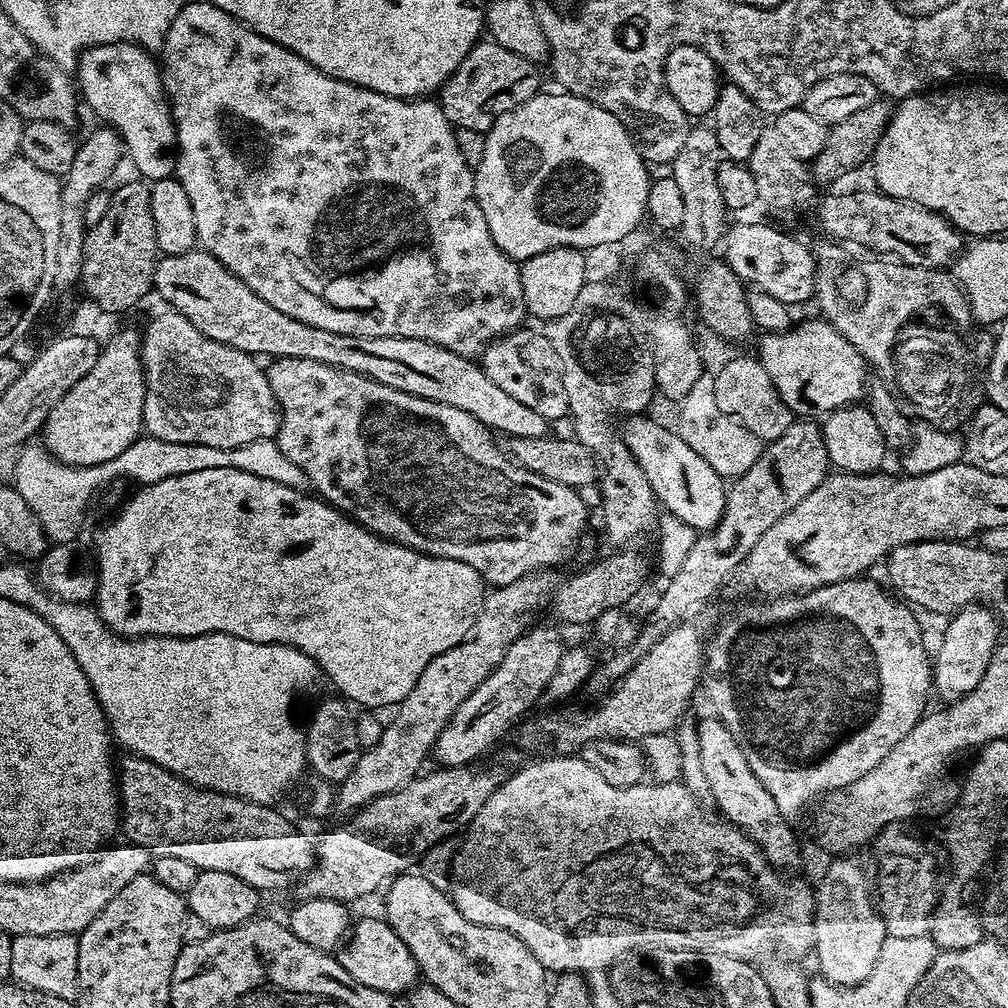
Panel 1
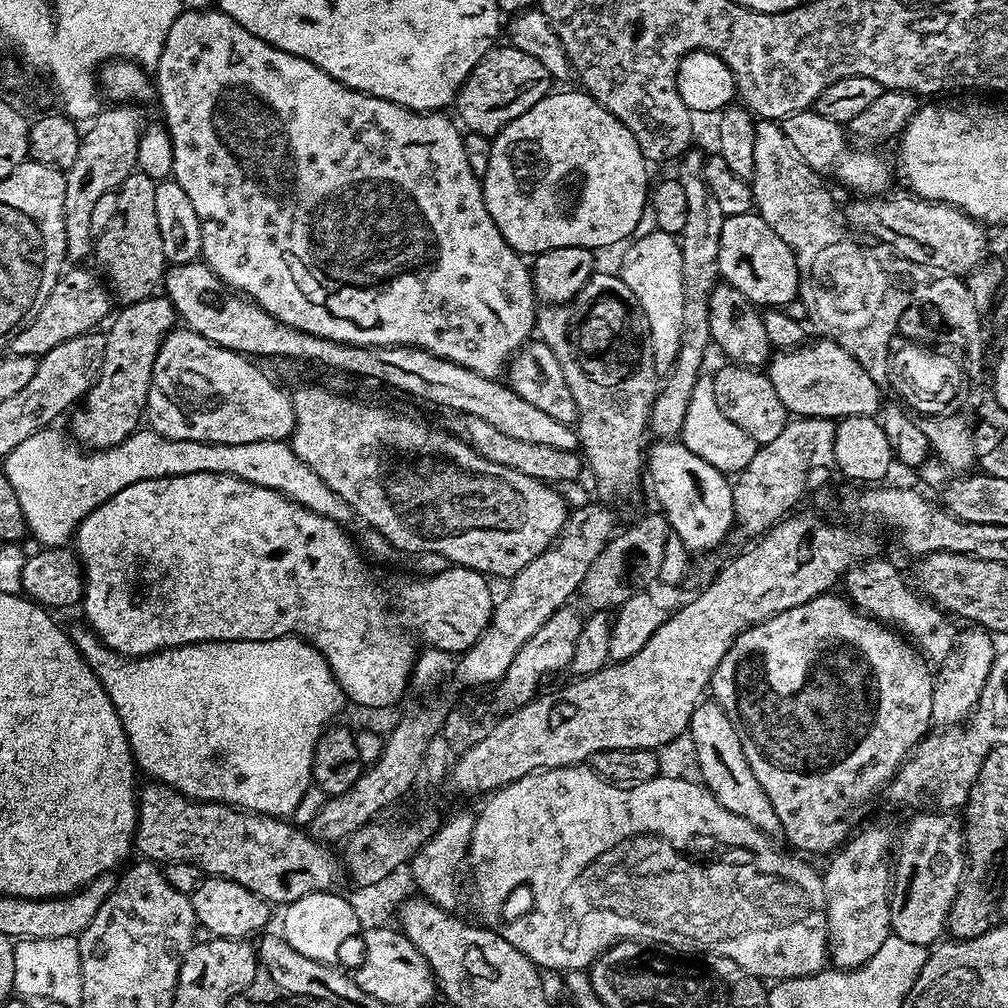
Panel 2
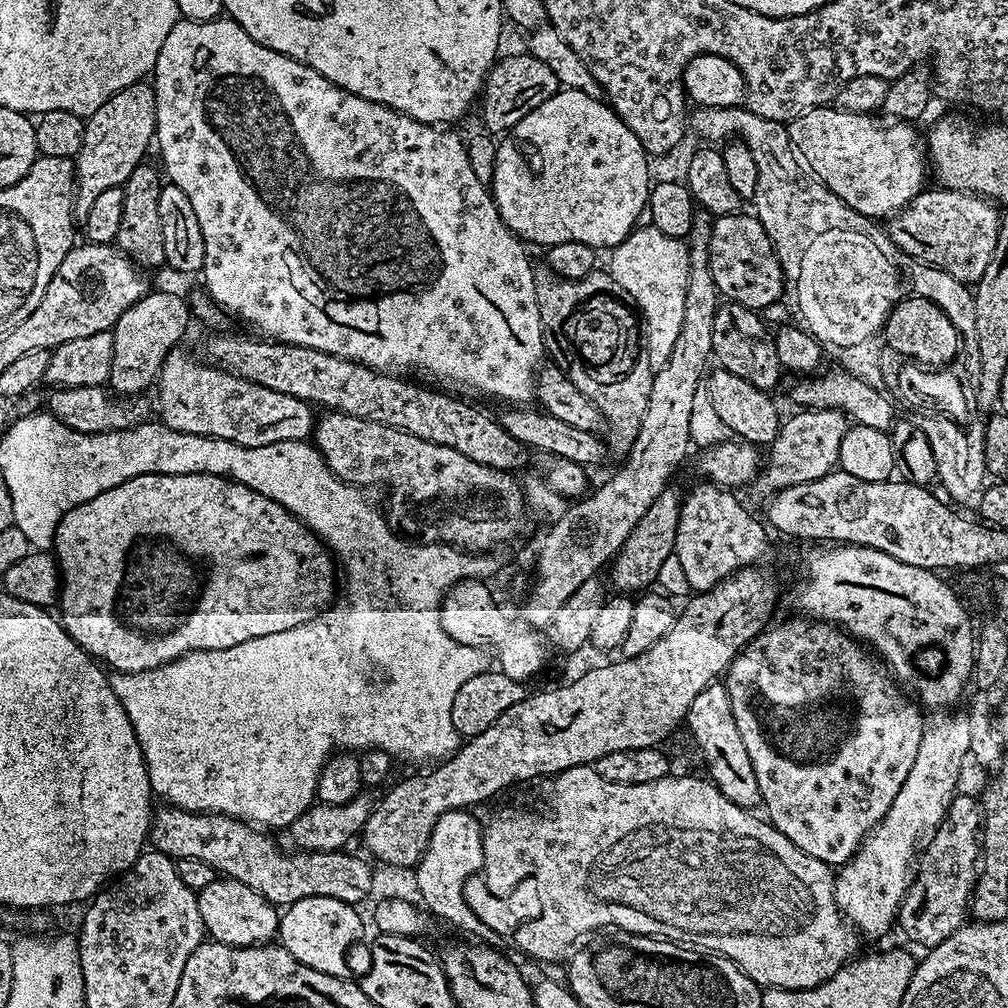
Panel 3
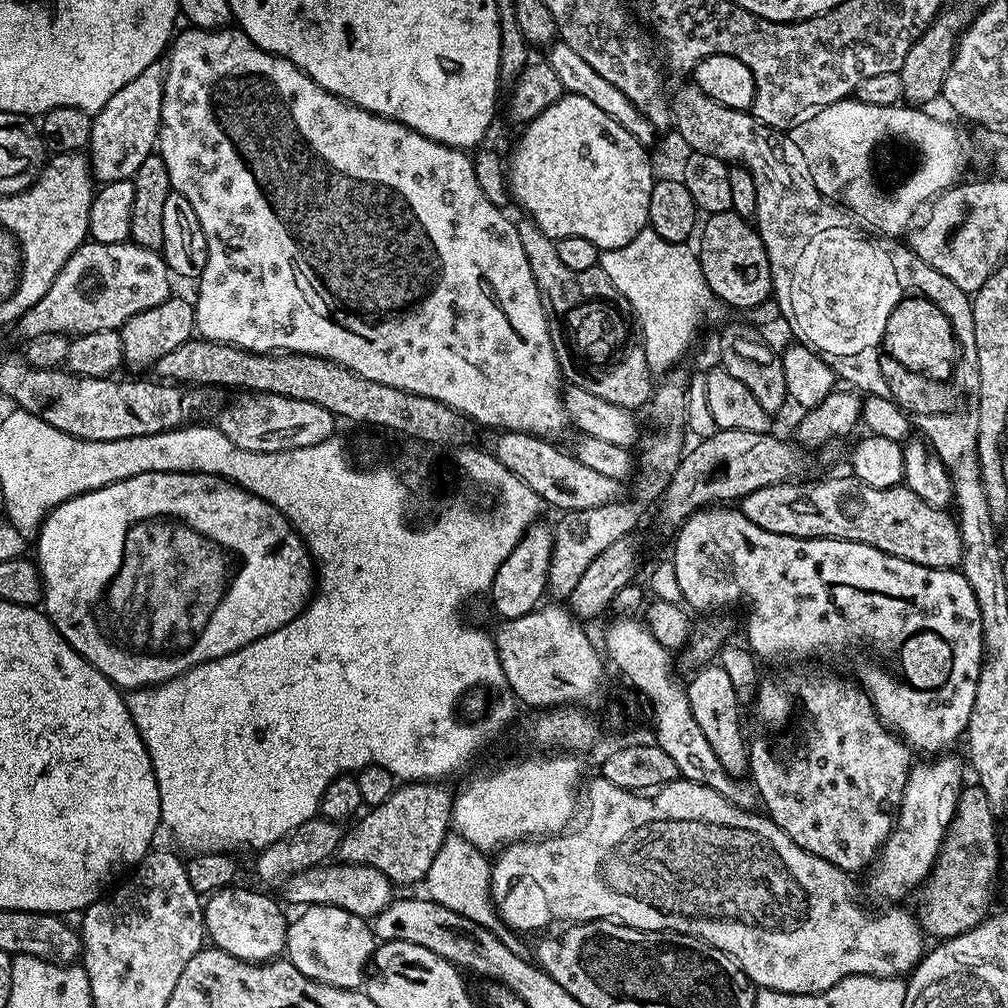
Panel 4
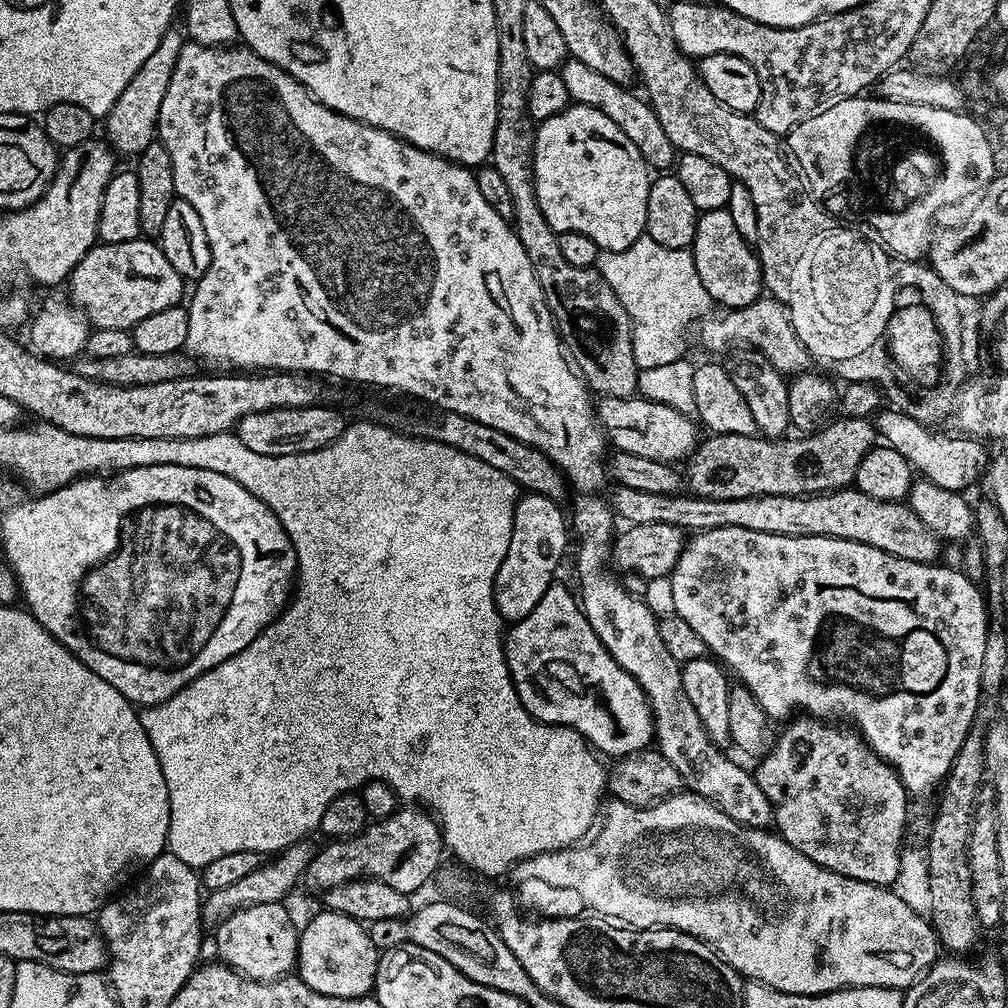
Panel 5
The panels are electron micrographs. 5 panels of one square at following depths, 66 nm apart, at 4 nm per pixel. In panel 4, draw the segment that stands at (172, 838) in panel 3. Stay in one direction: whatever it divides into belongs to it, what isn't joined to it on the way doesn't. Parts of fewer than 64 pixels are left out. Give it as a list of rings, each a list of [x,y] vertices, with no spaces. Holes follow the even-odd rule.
[[[325,862],[316,868],[302,870],[284,881],[282,891],[292,904],[338,906],[342,910],[350,910],[350,914],[365,918],[374,917],[386,910],[386,906],[394,899],[394,885],[386,878],[386,874],[382,874],[382,870],[374,870],[374,866],[365,864],[343,862]]]

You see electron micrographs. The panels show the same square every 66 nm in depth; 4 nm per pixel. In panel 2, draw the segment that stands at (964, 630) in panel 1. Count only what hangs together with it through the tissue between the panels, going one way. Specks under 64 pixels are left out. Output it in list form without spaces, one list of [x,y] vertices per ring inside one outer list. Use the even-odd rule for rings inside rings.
[[[970,626],[962,633],[954,644],[954,657],[940,676],[935,677],[932,686],[932,724],[936,726],[956,726],[968,719],[972,709],[976,707],[978,698],[986,686],[986,678],[992,669],[992,662],[996,659],[997,645],[992,645],[993,633],[979,626]]]

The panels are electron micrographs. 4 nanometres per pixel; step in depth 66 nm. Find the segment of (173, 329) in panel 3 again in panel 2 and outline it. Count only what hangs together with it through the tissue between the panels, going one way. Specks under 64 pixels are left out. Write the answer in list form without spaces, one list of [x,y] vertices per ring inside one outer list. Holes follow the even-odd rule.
[[[164,294],[147,296],[145,300],[125,304],[119,310],[121,312],[118,313],[119,311],[117,311],[111,317],[106,328],[106,358],[102,360],[100,377],[94,381],[92,389],[84,397],[79,407],[71,413],[71,416],[73,415],[72,432],[70,431],[71,439],[88,450],[114,446],[141,427],[142,417],[148,407],[148,391],[152,381],[154,360],[158,358],[160,343],[178,324],[176,308],[168,301],[167,295]]]

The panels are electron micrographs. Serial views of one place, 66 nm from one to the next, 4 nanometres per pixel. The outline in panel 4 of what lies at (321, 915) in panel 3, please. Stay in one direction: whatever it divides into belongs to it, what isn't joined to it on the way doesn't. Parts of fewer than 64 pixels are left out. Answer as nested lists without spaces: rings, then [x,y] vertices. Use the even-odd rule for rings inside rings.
[[[309,904],[288,926],[286,958],[306,978],[326,986],[359,989],[366,980],[366,969],[378,947],[371,923],[338,906]]]

